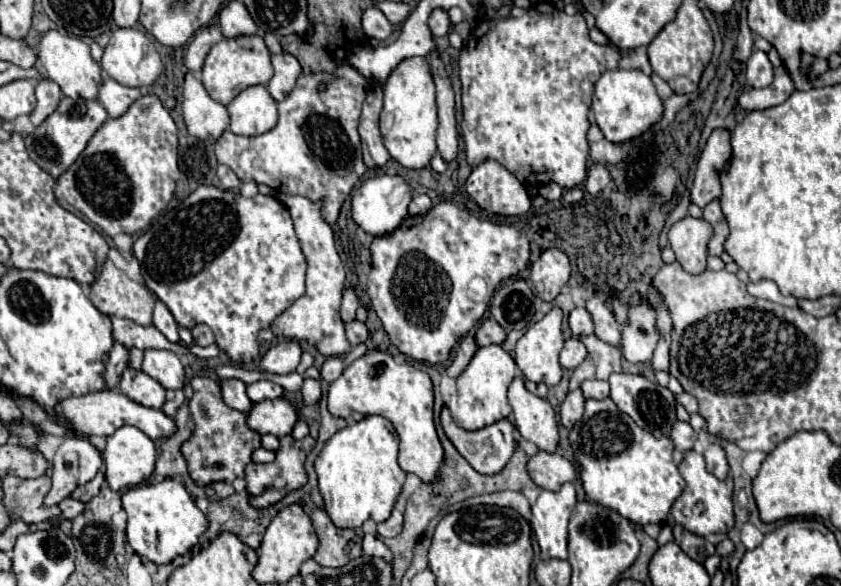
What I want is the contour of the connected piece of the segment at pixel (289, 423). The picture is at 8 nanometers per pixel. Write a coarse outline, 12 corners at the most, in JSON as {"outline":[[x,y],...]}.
{"outline":[[285,397],[261,401],[247,415],[261,435],[289,435],[299,407]]}

